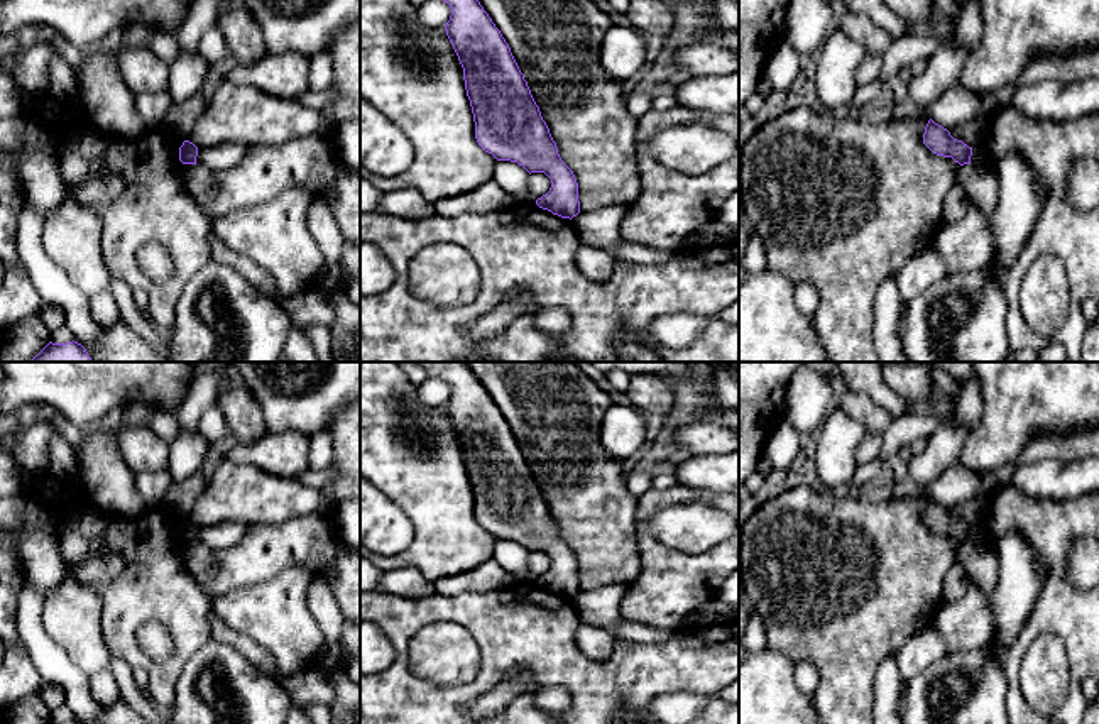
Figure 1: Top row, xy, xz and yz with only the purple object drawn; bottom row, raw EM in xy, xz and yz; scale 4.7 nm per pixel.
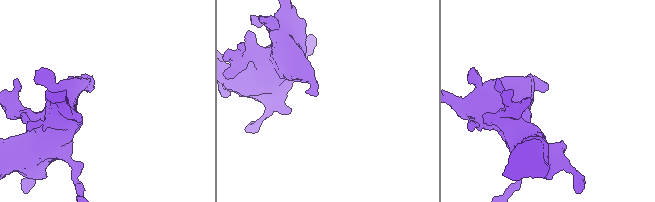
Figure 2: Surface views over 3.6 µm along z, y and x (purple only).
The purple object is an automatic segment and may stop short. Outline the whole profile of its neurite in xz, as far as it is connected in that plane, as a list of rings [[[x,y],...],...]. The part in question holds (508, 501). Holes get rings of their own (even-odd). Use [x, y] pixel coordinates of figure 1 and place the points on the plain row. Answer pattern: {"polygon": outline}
{"polygon": [[[467,362],[416,364],[451,387],[445,408],[463,447],[478,524],[497,540],[517,541],[529,553],[544,551],[551,558],[551,567],[536,584],[561,597],[577,595],[577,557],[561,540],[500,409]]]}

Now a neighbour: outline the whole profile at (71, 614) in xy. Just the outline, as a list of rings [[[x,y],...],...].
[[[71,567],[44,601],[42,626],[73,665],[88,677],[110,672],[110,651],[101,636],[103,602],[93,587],[81,585]]]

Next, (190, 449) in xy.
[[[179,430],[171,447],[172,469],[169,474],[174,482],[181,482],[205,467],[210,442],[200,431]]]

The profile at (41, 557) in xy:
[[[27,494],[0,497],[0,529],[17,536],[27,579],[47,599],[66,575],[51,514]]]

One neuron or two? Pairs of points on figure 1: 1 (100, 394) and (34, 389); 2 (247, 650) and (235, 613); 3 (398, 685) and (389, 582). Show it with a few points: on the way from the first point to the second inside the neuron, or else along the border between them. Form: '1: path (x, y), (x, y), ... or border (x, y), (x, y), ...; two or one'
1: path (83, 389), (51, 389); one
2: border (208, 613), (274, 658); two
3: border (377, 589), (403, 597), (428, 597), (431, 594); two

